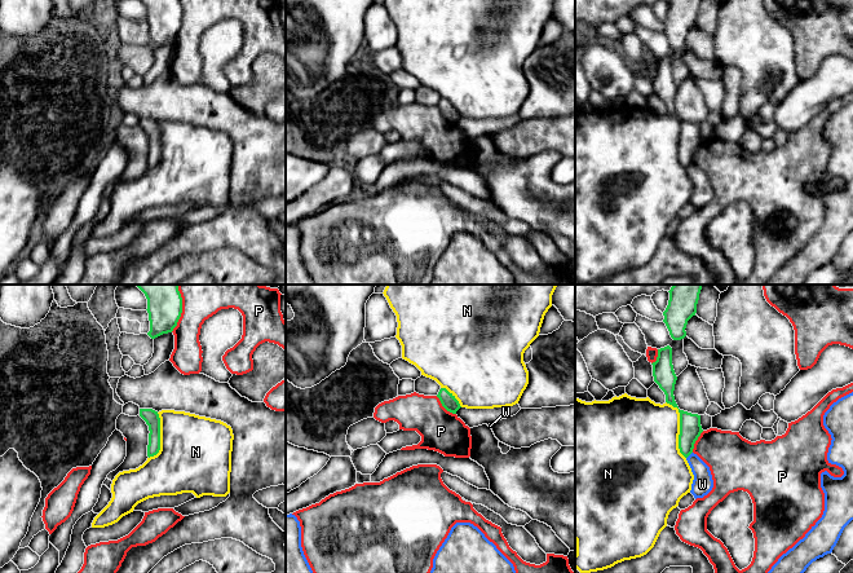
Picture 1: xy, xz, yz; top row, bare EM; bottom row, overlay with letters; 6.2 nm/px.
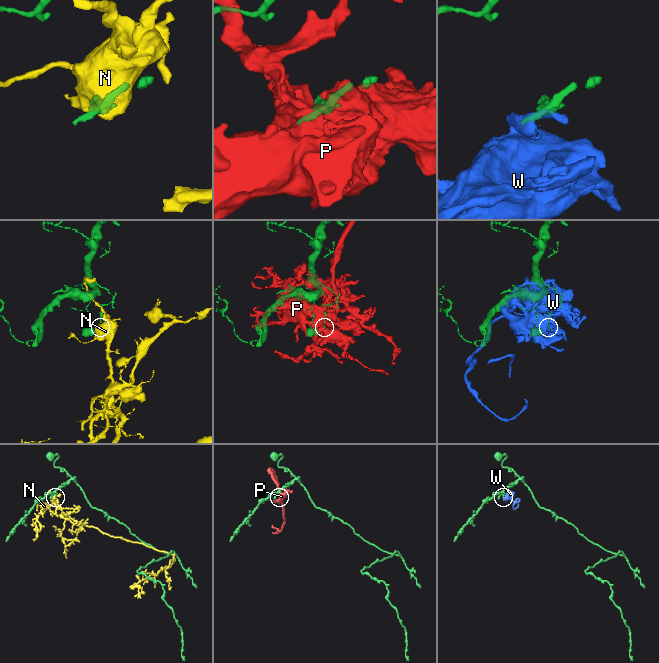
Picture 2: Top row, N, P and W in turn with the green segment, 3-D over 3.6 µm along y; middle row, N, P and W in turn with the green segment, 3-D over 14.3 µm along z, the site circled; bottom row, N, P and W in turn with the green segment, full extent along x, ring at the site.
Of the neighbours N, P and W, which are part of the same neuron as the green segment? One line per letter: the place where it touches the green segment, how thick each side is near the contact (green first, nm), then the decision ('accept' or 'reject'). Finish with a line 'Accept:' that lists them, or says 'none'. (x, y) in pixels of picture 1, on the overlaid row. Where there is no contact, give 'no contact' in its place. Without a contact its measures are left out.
N: yz (680, 428) | 140/460 nm | reject
P: xy (181, 308) | 220/360 nm | reject
W: yz (689, 454) | 140/130 nm | reject
Accept: none

